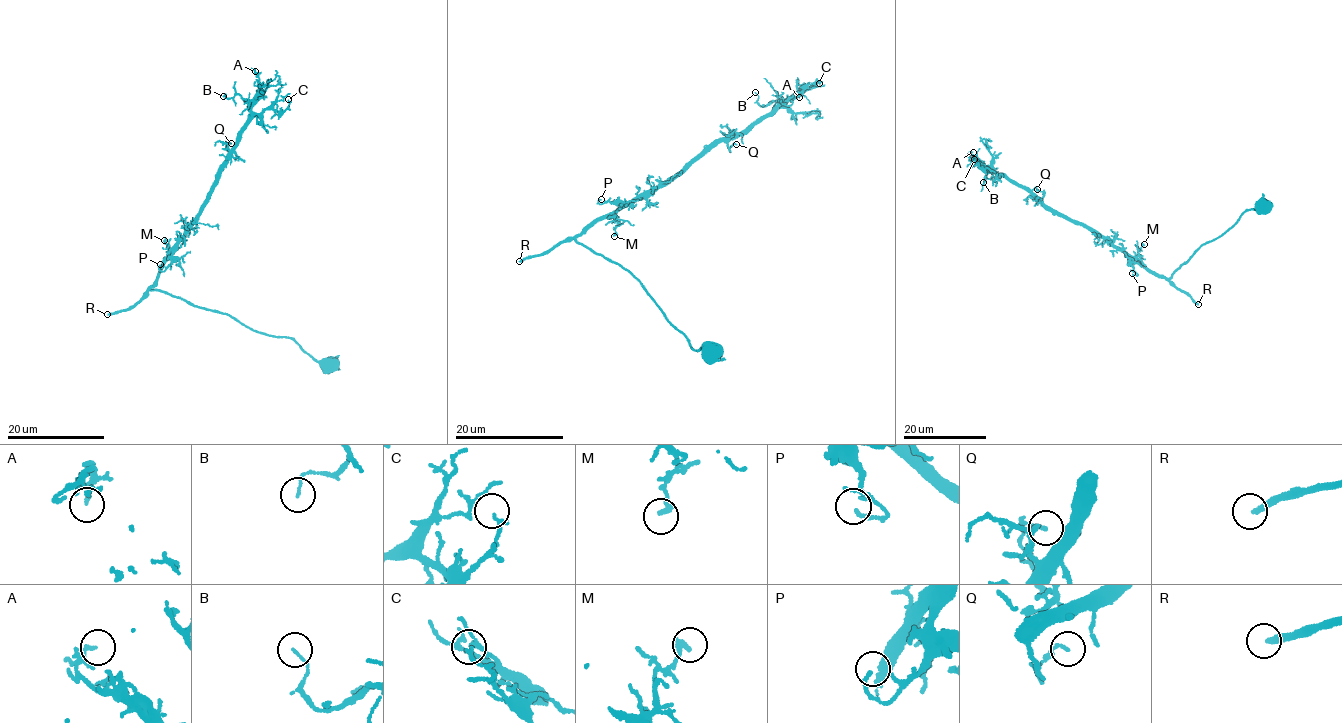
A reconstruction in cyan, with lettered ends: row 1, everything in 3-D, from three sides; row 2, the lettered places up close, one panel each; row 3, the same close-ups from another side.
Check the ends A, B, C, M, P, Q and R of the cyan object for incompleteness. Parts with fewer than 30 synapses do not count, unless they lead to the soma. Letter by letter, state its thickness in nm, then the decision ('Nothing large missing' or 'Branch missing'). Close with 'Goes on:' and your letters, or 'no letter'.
A: Thickness 150 nm. Nothing large missing
B: Thickness 110 nm. Nothing large missing
C: Thickness 90 nm. Nothing large missing
M: Thickness 240 nm. Nothing large missing
P: Thickness 150 nm. Nothing large missing
Q: Thickness 120 nm. Nothing large missing
R: Thickness 240 nm. Branch missing
Goes on: R

